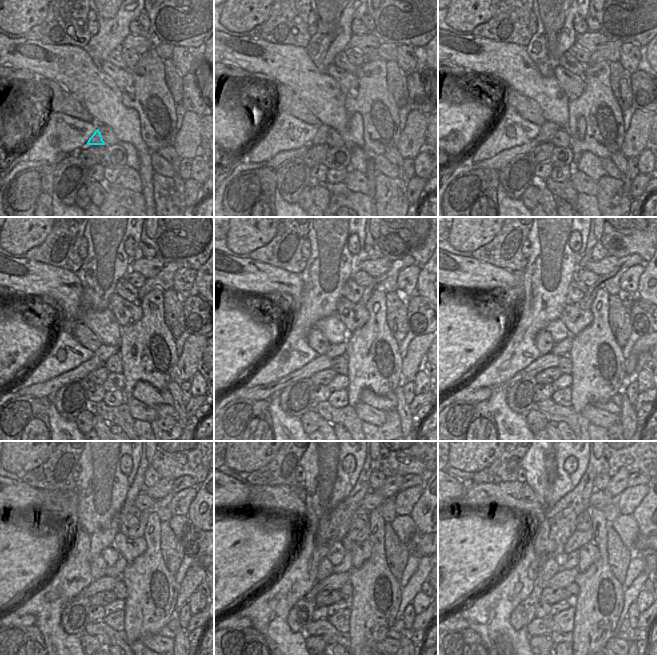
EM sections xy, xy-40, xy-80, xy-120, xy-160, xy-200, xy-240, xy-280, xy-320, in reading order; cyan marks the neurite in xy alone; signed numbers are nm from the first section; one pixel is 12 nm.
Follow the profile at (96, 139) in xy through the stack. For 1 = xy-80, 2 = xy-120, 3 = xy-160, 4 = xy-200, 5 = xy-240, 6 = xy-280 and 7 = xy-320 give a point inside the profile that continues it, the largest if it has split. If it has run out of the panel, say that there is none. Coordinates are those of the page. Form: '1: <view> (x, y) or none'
1: xy-80 (548, 129)
2: xy-120 (111, 350)
3: xy-160 (337, 350)
4: xy-200 (562, 348)
5: xy-240 (116, 570)
6: xy-280 (345, 566)
7: xy-320 (572, 561)

